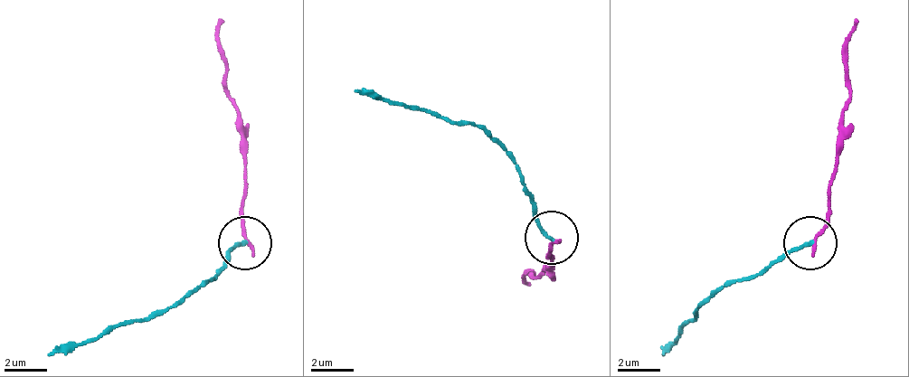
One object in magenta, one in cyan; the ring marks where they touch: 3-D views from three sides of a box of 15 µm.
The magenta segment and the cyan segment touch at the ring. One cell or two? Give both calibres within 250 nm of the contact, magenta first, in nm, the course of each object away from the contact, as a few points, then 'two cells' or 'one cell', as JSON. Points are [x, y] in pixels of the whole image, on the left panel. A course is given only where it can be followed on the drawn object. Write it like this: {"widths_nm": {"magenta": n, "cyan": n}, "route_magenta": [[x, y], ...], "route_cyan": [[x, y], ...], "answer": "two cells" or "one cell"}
{"widths_nm": {"magenta": 190, "cyan": 160}, "route_magenta": [[243, 239], [243, 121], [228, 95], [217, 47], [222, 20]], "route_cyan": [[243, 244], [175, 308], [46, 356]], "answer": "two cells"}

